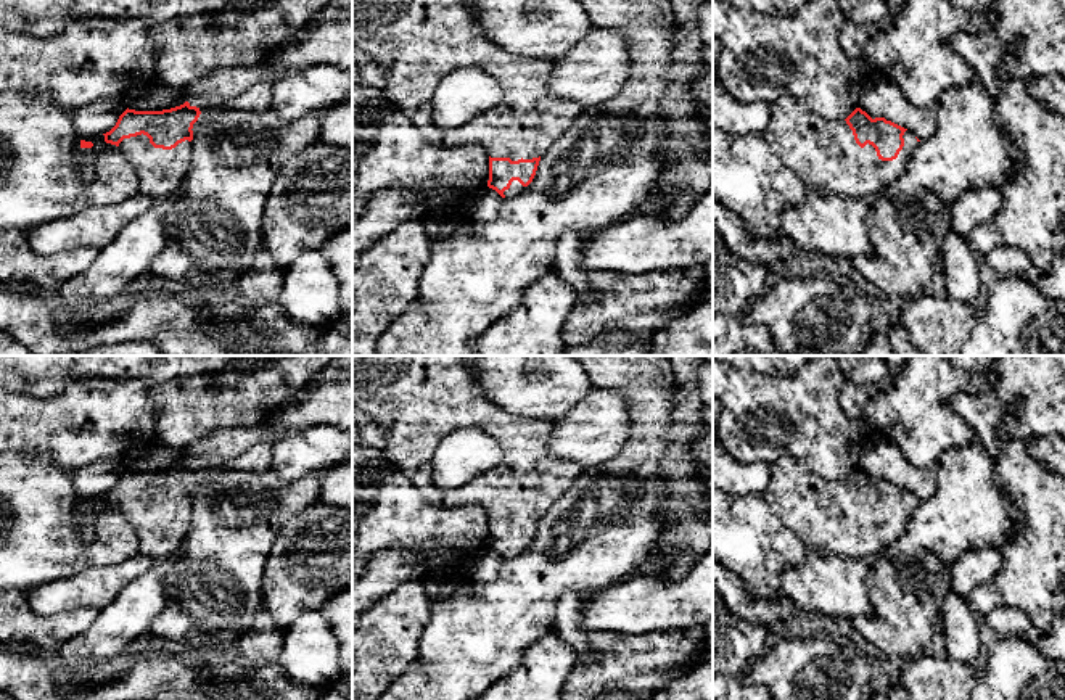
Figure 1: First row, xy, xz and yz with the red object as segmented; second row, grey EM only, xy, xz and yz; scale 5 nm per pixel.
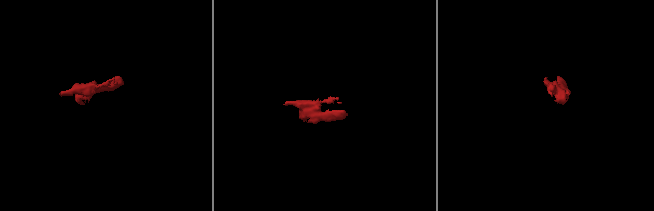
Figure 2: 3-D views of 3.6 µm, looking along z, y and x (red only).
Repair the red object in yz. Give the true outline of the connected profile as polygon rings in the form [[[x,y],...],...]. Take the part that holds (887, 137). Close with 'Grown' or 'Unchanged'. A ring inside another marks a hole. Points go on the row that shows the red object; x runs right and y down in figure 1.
[[[792,93],[772,103],[769,126],[761,135],[804,187],[822,195],[859,198],[882,193],[904,171],[920,142],[907,129],[885,117],[872,119],[861,108],[856,108],[845,121],[824,119],[806,100]]]. Grown

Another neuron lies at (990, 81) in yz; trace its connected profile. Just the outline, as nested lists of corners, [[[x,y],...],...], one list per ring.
[[[996,0],[993,11],[997,19],[991,31],[975,35],[956,32],[949,40],[991,98],[1001,93],[999,69],[1009,77],[1039,79],[1054,72],[1065,77],[1065,0]]]

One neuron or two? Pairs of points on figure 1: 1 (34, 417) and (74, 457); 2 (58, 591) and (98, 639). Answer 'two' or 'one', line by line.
1: one
2: two

